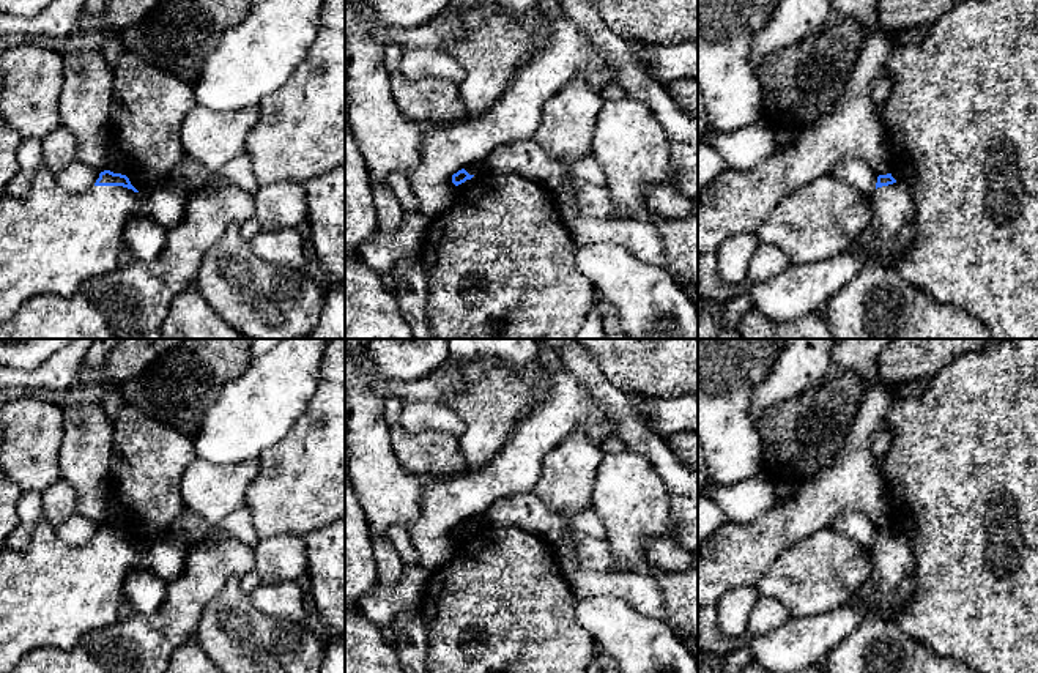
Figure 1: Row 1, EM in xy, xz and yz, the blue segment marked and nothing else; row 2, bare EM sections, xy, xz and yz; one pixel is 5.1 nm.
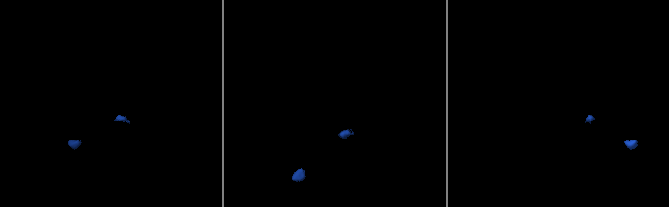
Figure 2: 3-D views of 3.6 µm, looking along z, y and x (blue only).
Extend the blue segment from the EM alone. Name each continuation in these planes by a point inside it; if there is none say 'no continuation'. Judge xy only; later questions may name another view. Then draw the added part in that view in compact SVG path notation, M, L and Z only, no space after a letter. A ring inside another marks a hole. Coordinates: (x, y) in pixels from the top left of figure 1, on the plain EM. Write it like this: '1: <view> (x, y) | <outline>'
1: xy (51, 594) | M47 522L35 526L30 547L24 552L0 550L0 673L8 673L33 649L74 648L90 630L117 623L124 612L124 580L134 569L146 569L165 583L181 575L186 564L186 544L165 534L146 545L134 545L123 539L93 539L83 547L69 547L58 530Z

